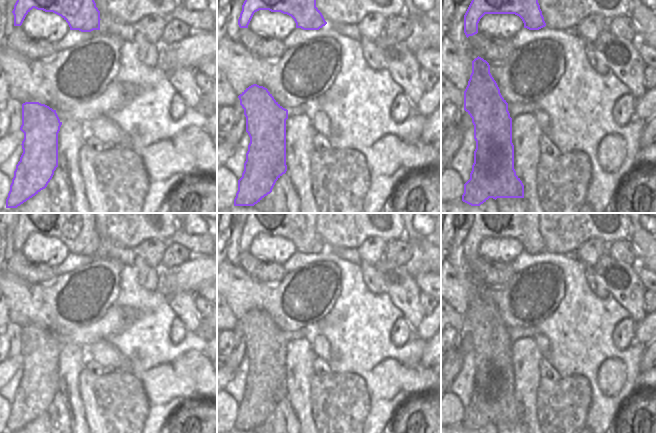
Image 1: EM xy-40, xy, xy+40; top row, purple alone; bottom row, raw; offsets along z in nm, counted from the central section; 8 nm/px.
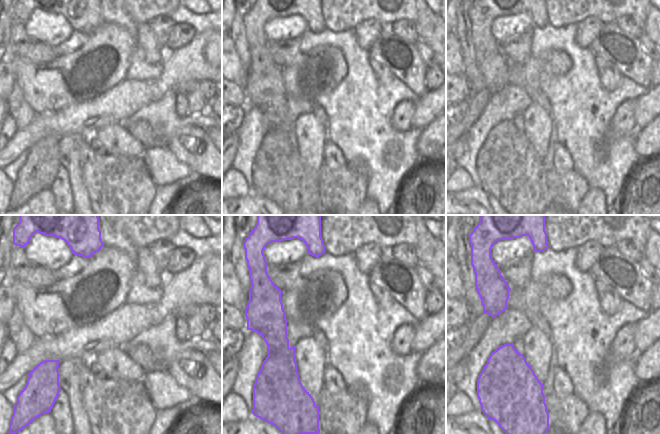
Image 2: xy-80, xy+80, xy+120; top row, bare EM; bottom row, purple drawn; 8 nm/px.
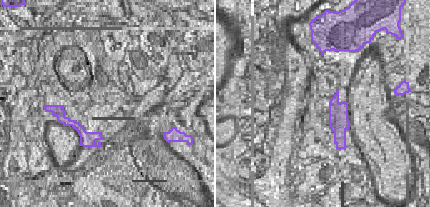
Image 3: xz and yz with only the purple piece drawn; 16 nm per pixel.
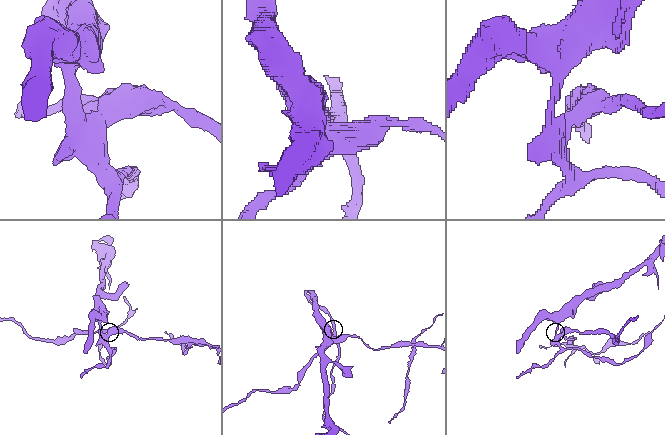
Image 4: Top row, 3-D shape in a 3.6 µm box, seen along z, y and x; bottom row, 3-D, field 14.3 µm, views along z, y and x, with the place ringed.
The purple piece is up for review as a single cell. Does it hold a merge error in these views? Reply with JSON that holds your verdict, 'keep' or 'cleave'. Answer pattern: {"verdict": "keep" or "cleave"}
{"verdict": "cleave"}

